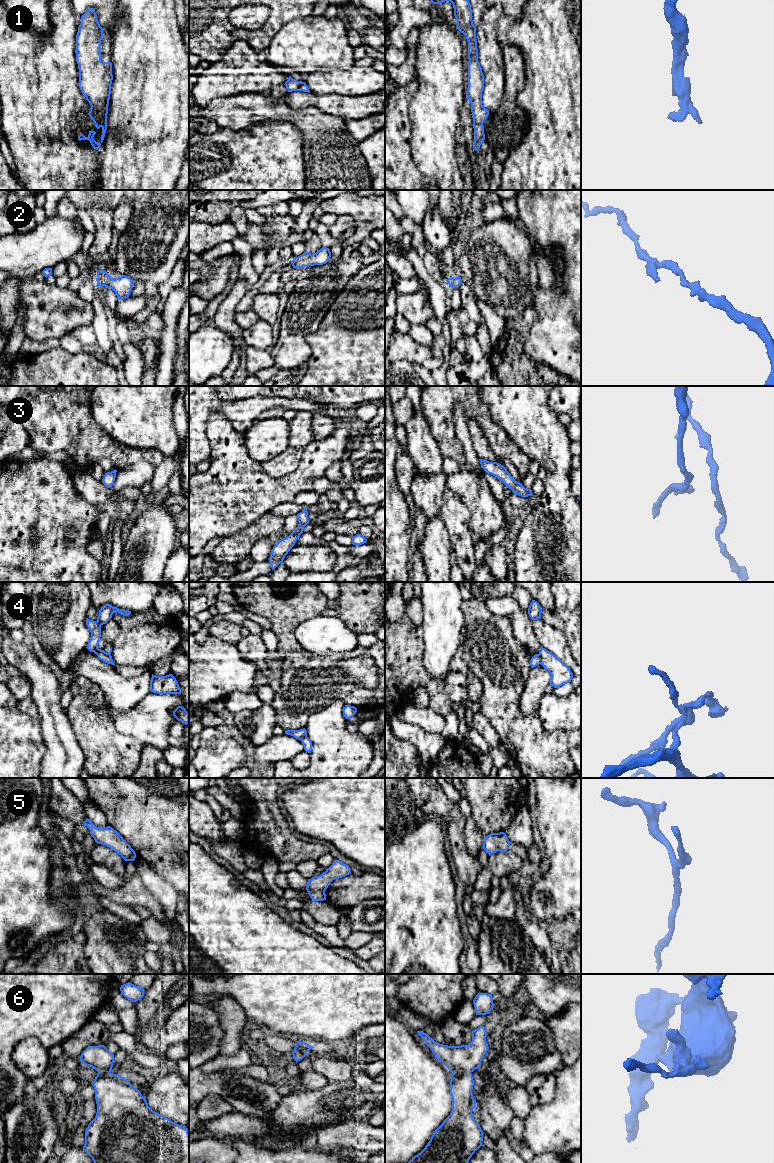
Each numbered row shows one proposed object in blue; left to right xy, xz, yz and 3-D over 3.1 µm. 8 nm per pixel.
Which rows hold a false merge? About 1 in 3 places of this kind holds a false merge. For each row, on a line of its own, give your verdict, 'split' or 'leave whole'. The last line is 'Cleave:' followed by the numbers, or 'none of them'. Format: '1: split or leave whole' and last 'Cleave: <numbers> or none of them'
1: leave whole
2: leave whole
3: leave whole
4: split
5: leave whole
6: leave whole
Cleave: 4

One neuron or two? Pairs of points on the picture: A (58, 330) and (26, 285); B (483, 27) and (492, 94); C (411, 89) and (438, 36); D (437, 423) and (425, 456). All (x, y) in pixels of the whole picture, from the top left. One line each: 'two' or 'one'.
A: one
B: one
C: two
D: two

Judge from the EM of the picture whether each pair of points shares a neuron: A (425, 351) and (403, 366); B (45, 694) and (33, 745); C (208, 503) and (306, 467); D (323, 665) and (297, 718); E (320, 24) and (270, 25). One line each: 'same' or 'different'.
A: different
B: different
C: same
D: same
E: different

